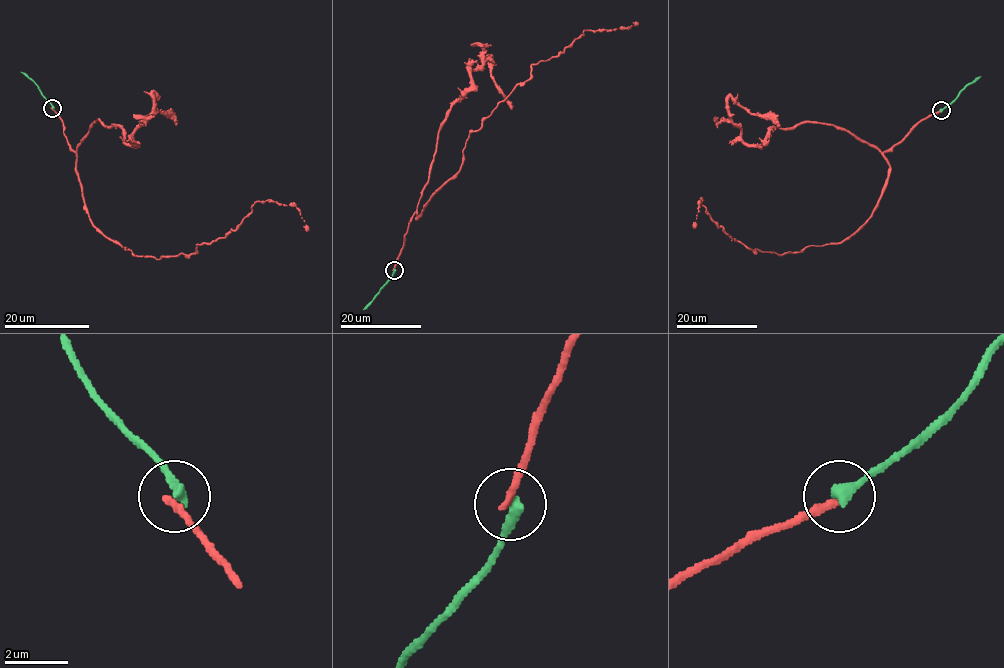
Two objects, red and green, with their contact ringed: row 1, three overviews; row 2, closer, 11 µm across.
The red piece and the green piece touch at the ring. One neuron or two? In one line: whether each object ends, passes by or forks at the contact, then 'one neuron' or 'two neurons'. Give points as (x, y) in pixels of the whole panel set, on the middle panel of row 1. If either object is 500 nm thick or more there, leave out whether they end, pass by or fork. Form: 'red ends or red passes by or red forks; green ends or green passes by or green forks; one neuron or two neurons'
red ends; green ends; two neurons

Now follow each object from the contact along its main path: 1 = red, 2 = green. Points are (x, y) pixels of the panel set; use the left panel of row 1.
1: (53, 108), (75, 152), (90, 221), (134, 255), (191, 255), (234, 230), (257, 201), (294, 205), (308, 231)
2: (53, 107), (21, 71)

